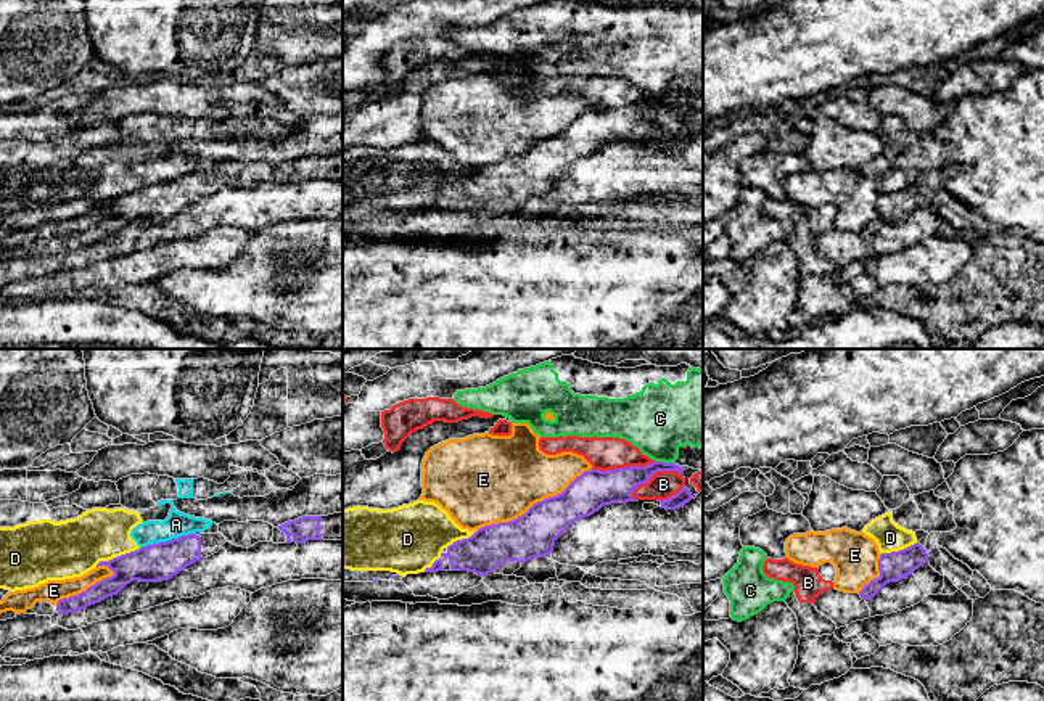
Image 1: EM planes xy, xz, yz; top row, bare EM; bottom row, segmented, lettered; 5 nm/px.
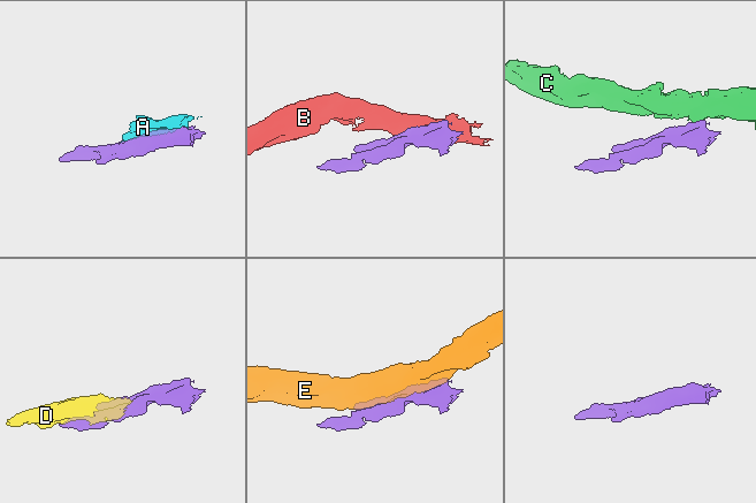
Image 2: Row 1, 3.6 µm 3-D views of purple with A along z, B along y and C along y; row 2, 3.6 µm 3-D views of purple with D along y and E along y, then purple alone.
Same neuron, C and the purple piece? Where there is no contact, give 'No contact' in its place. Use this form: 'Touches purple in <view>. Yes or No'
Touches purple in xz. No

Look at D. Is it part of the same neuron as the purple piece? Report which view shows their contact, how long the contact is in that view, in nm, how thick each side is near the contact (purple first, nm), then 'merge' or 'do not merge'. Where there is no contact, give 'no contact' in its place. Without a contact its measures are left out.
contact in xy; length 240 nm; calibres 190 and 300 nm; do not merge

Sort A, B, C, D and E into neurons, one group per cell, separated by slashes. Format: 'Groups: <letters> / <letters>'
Groups: A D / B / C / E

